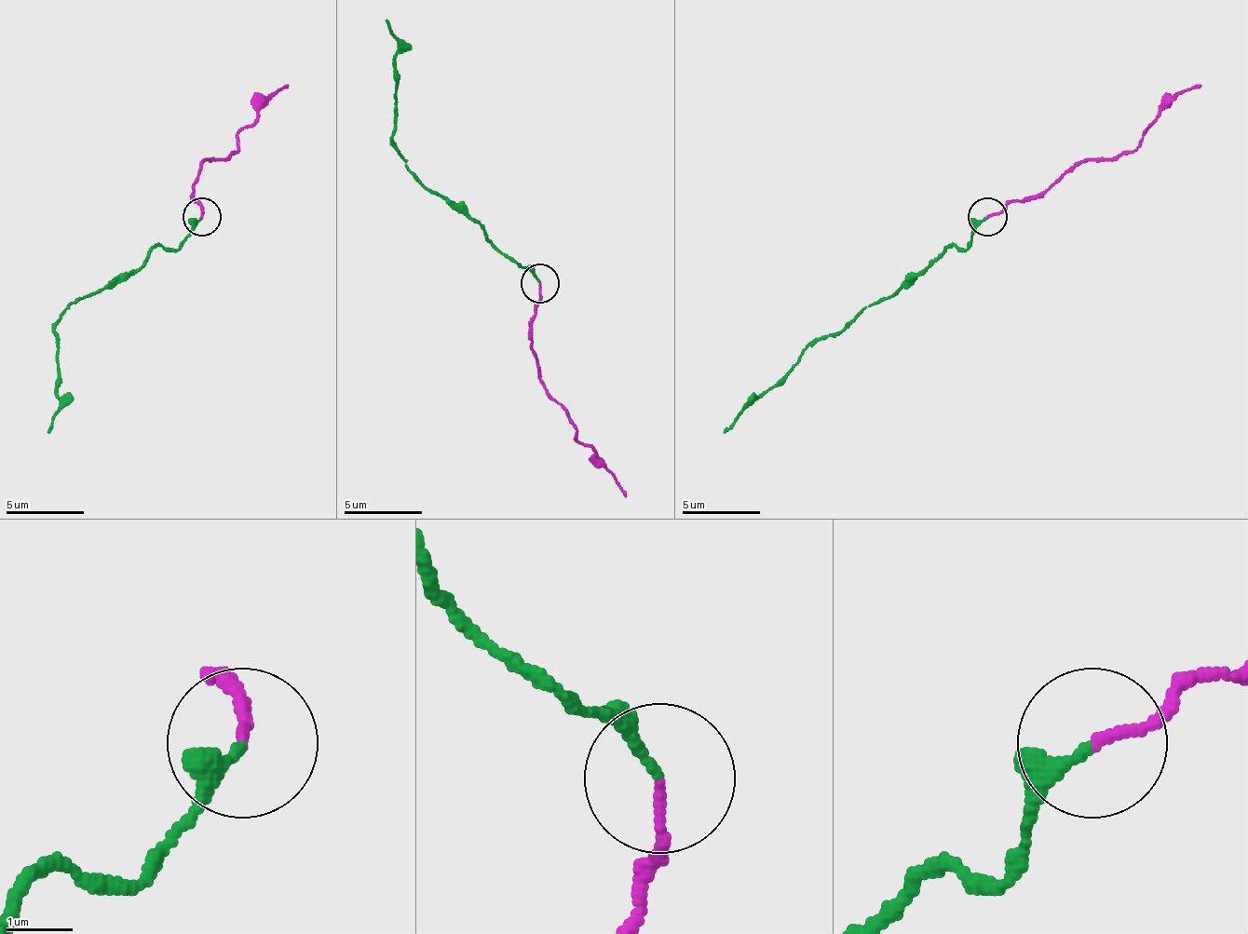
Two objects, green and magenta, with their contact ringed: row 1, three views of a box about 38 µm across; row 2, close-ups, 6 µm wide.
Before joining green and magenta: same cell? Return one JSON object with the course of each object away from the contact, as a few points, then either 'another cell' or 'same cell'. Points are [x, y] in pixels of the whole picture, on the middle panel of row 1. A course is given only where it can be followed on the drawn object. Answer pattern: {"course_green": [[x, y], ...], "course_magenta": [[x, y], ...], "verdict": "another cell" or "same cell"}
{"course_green": [[539, 284], [511, 261], [477, 222], [434, 195], [399, 152], [395, 136], [399, 38], [387, 19]], "course_magenta": [[539, 284], [531, 338], [539, 373], [577, 439], [601, 459], [620, 482], [624, 498]], "verdict": "same cell"}

